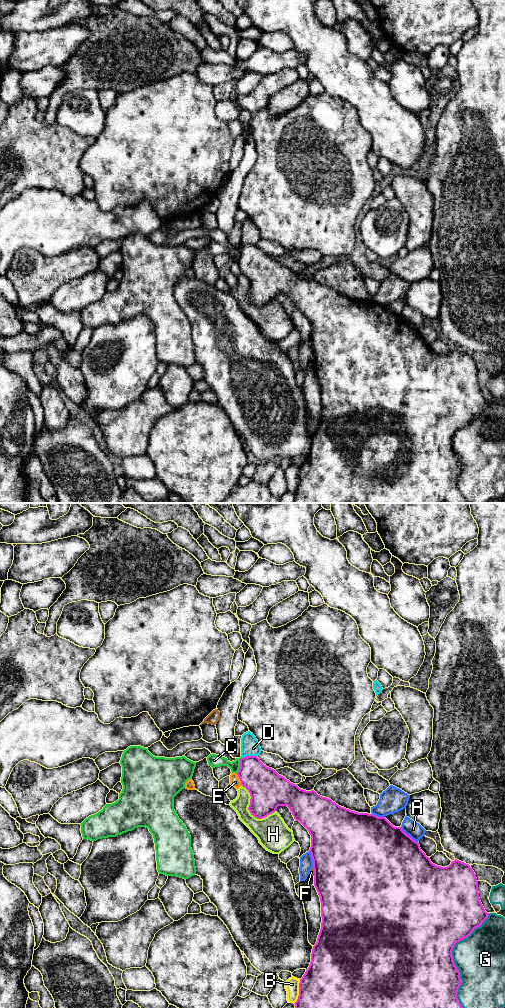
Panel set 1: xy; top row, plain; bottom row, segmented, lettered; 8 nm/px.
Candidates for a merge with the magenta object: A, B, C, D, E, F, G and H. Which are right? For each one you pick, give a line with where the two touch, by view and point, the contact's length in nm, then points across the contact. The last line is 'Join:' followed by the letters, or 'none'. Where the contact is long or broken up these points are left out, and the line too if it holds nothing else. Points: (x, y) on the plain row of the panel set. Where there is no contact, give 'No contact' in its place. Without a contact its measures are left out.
Join: none

